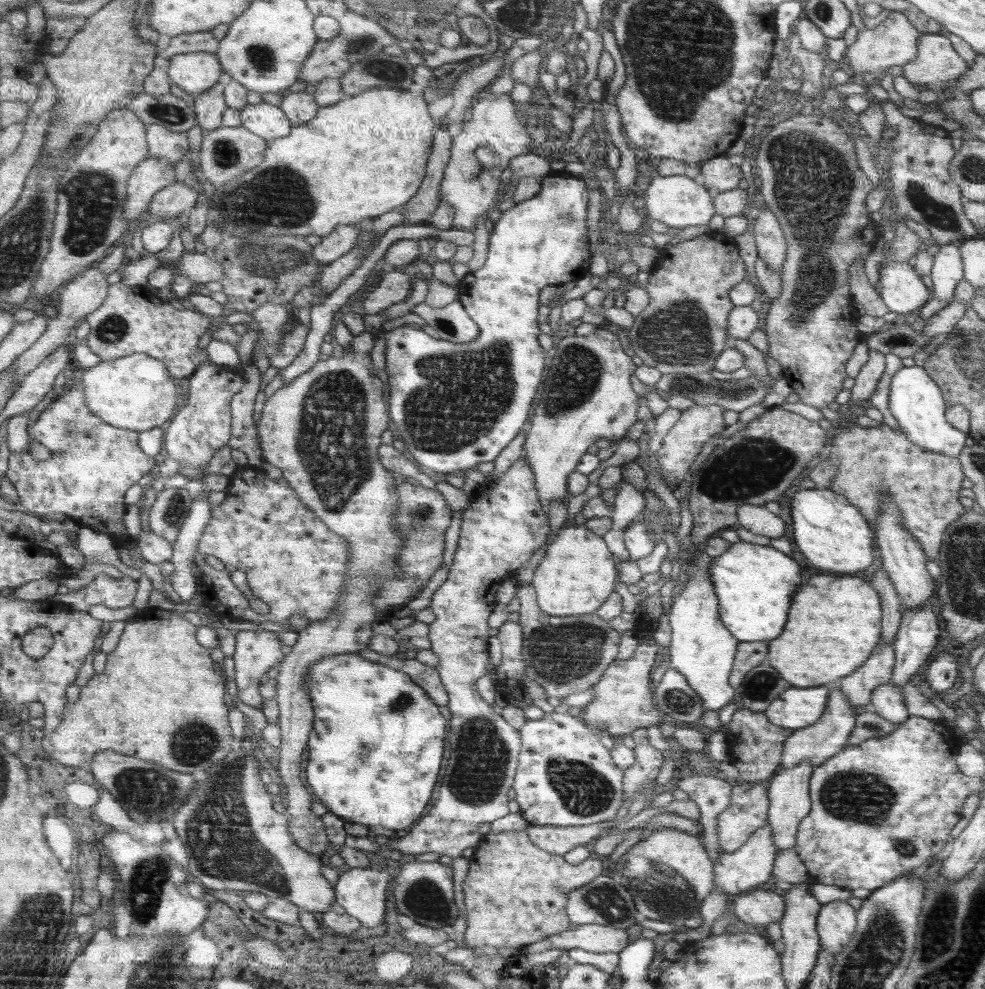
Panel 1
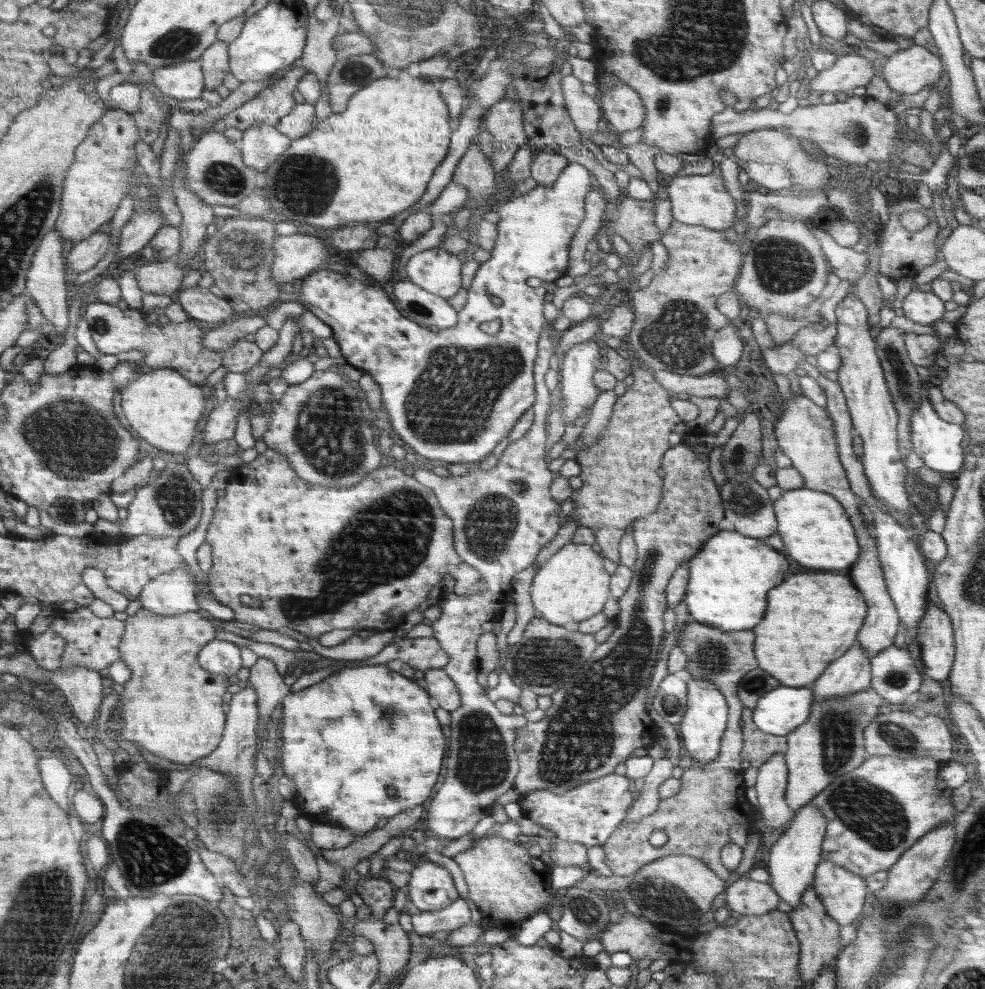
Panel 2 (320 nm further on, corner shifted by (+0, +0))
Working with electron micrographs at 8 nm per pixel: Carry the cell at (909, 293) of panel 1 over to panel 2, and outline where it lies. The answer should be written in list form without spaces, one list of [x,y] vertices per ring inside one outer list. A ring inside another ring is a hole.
[[[916,289],[903,299],[902,308],[906,318],[923,325],[932,325],[946,312],[944,301],[937,294]]]

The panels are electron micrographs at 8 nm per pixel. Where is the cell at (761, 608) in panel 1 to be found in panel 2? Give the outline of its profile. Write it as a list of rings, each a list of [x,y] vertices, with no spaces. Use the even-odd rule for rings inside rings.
[[[738,531],[713,534],[686,565],[689,579],[683,601],[691,621],[726,632],[754,628],[766,612],[768,590],[778,586],[788,570],[780,552]]]

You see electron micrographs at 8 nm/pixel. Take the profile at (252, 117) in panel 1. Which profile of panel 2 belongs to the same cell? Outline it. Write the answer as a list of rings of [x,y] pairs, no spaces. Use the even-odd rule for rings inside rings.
[[[261,122],[243,131],[238,146],[245,165],[262,174],[289,148],[291,142],[289,136],[282,134],[277,127]]]

